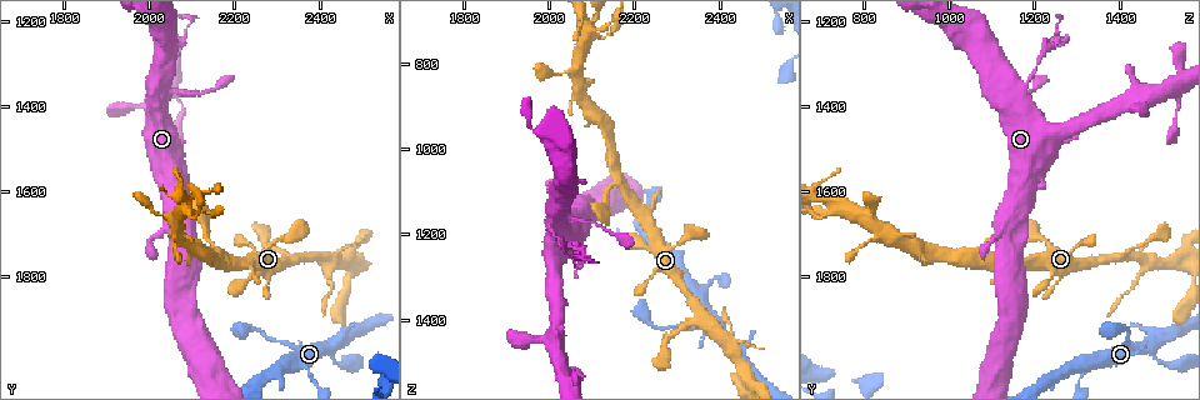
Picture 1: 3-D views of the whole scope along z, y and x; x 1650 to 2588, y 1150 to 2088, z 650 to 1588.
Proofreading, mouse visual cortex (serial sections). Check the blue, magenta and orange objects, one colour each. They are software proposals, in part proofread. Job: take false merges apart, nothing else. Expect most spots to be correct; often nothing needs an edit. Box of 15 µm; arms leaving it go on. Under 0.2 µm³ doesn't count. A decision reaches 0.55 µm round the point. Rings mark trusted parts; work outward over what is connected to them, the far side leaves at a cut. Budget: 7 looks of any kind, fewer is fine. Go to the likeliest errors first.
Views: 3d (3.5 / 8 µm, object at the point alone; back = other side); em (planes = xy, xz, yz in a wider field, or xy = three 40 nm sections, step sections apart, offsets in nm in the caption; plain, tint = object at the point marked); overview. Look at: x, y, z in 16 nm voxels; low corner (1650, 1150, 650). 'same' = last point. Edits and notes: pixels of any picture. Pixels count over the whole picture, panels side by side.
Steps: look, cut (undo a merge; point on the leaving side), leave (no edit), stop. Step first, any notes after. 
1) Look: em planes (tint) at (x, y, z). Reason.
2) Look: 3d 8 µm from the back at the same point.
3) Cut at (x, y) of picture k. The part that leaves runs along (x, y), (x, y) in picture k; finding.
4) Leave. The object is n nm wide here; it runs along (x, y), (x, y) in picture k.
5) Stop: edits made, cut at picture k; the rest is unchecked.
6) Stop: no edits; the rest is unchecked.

Look: 3d 3.5 µm at (2445, 1960, 1475). Two arms in line, one across.

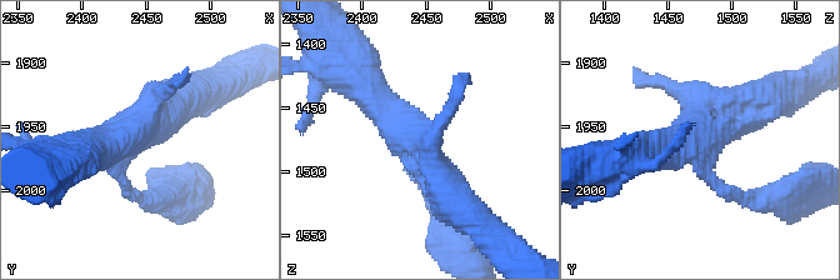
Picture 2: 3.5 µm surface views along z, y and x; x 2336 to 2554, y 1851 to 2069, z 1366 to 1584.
Look: em xy step 5 (tint) at (2442, 1954, 1480). Need the tissue.

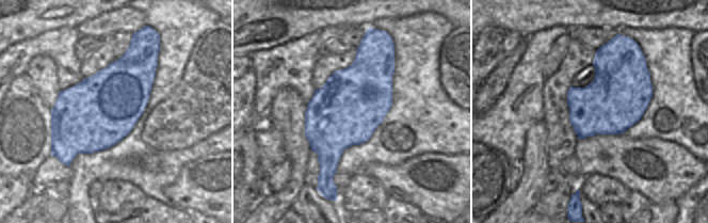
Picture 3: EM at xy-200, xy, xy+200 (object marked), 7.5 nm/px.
Leave. It runs along (360, 84), (436, 166), (456, 201) in picture 2; one cell here.

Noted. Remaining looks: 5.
Look: 3d 3.5 µm at (2475, 1755, 1535). Four-way junction.

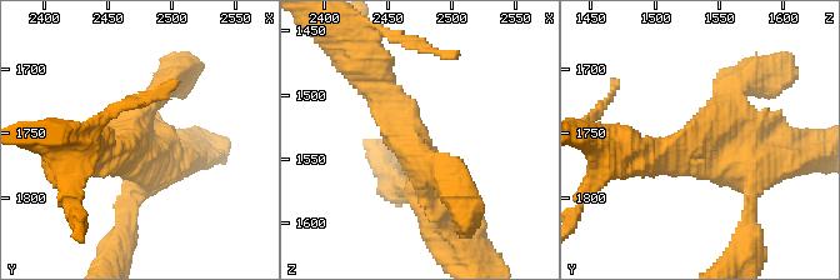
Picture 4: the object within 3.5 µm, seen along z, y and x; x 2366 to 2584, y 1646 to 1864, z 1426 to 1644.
Look: em xy step 1 (tint) at (2470, 1760, 1536). 4 arms meet here; the arms are 250, 300, 350, 500 nm wide; need the tissue.

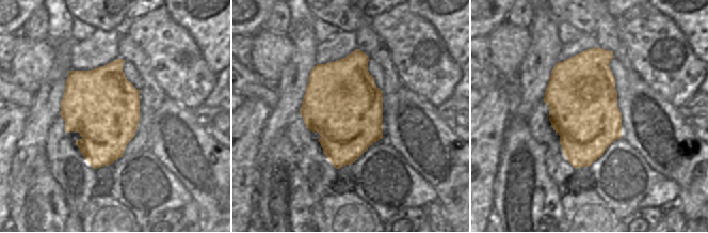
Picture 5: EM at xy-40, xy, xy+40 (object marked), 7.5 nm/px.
Leave. It runs along (364, 78), (425, 160), (414, 195) in picture 4; all the same cell.

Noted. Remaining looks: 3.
Look: 3d 8 µm at (2360, 2000, 1330). Side arm on a straight run.

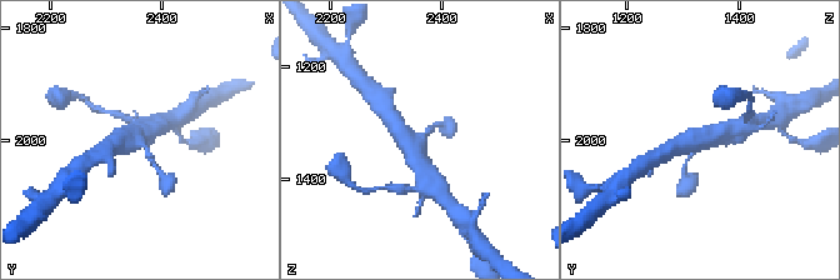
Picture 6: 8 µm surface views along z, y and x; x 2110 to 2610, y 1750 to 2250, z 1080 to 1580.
Look: em xy step 1 (tint) at (2360, 2010, 1330). Need the tissue.

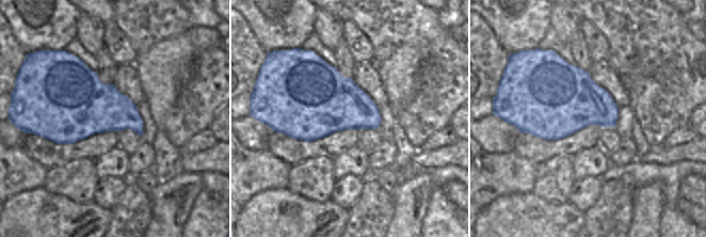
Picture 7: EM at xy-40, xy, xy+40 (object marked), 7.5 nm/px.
Leave. The object is 500 nm wide here; it runs along (428, 175), (393, 119) in picture 6; continuous, no second cell.

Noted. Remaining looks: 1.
Stop: no edits; the rest is unchecked.

